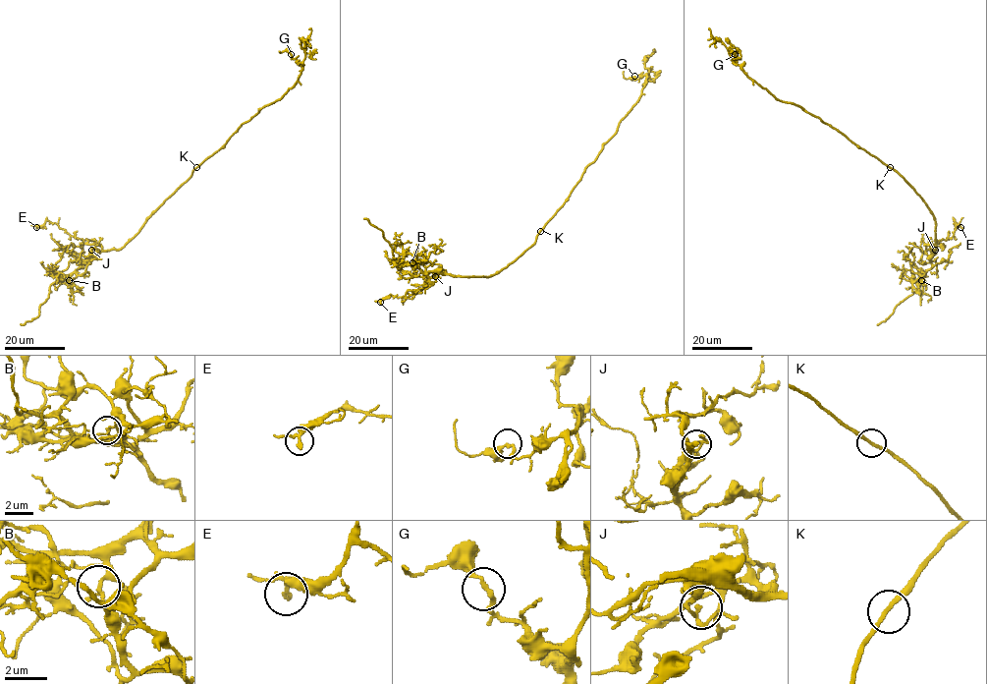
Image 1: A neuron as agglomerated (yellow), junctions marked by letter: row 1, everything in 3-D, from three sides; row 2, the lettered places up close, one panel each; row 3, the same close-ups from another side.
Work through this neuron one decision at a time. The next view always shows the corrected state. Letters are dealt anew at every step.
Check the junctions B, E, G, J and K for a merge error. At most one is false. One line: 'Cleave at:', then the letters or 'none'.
Cleave at: B

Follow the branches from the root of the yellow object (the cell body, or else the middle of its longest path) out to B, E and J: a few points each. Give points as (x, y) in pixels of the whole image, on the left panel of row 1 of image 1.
B: (196, 167), (123, 247), (100, 251), (68, 279)
E: (196, 167), (120, 249), (103, 250), (93, 240), (77, 239), (48, 221), (36, 227)
J: (196, 167), (123, 247), (100, 251), (96, 256), (91, 250)

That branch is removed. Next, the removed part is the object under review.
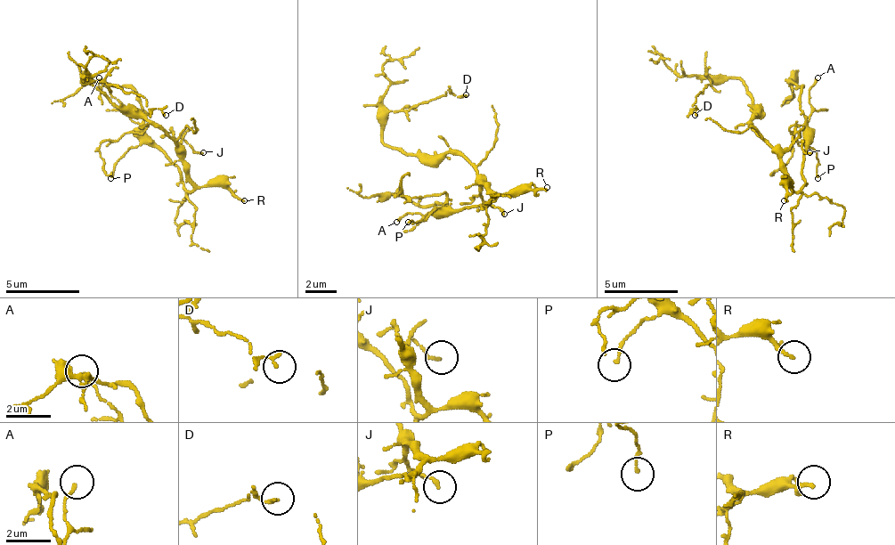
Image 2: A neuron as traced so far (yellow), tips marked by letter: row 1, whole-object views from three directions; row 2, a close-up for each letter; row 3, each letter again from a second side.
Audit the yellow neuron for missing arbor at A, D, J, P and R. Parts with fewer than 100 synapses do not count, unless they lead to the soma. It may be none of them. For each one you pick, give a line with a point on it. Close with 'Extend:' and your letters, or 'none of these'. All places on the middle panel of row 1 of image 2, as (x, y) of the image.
R: Place: (547, 187)
Extend: R

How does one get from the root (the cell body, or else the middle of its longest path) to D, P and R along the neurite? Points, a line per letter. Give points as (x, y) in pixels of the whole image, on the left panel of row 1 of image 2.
D: (184, 156), (162, 130), (114, 108), (85, 77), (107, 81), (125, 93), (140, 93), (151, 108), (166, 115)
P: (184, 156), (191, 189), (181, 182), (181, 171), (147, 144), (136, 144), (114, 166), (110, 178)
R: (184, 156), (184, 171), (199, 185), (222, 185), (244, 200)

